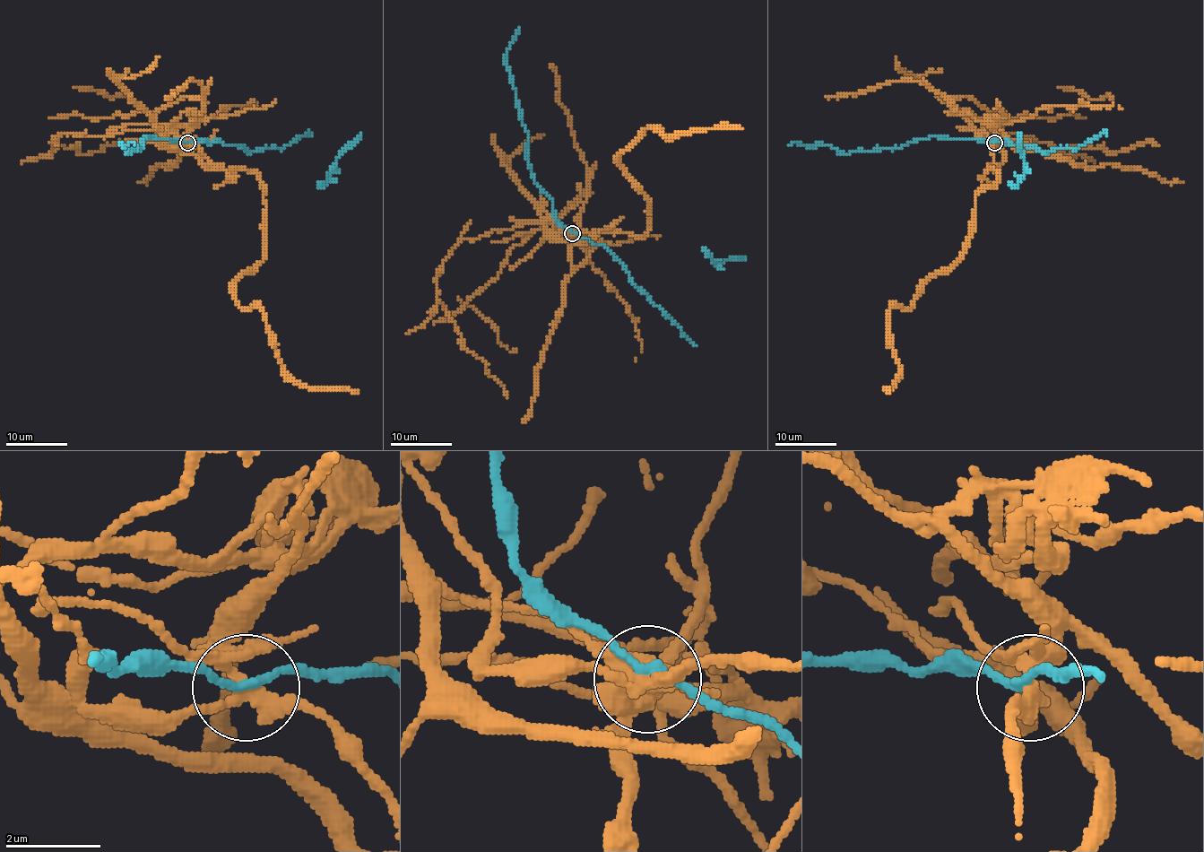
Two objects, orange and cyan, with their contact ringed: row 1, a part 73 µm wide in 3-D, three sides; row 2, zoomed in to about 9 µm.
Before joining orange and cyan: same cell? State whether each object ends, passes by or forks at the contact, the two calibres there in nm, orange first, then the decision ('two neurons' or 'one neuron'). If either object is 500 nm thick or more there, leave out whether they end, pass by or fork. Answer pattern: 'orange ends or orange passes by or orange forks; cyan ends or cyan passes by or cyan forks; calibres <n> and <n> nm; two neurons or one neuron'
orange forks; cyan passes by; calibres 280 and 150 nm; two neurons

